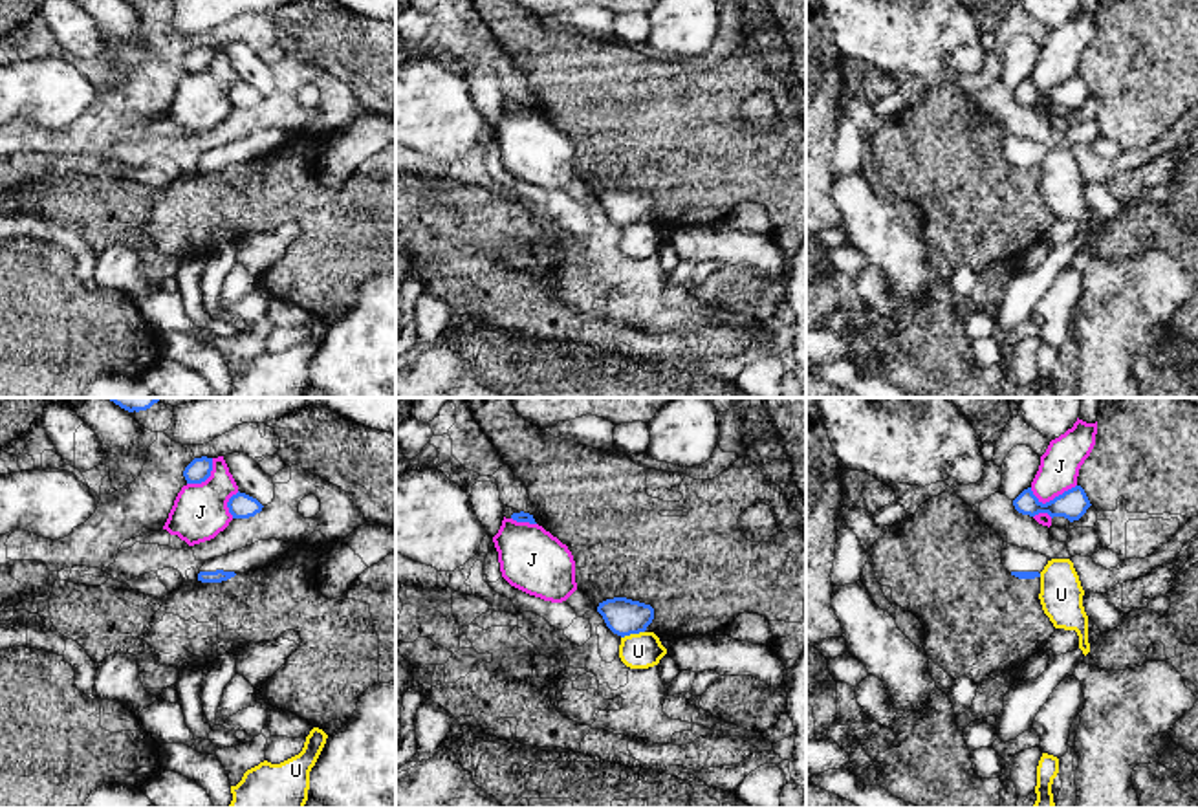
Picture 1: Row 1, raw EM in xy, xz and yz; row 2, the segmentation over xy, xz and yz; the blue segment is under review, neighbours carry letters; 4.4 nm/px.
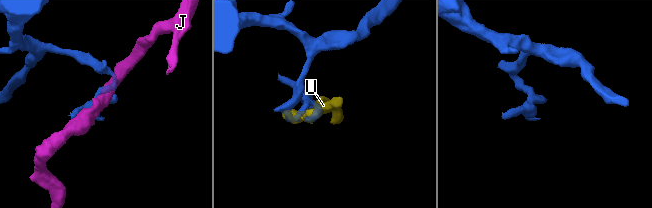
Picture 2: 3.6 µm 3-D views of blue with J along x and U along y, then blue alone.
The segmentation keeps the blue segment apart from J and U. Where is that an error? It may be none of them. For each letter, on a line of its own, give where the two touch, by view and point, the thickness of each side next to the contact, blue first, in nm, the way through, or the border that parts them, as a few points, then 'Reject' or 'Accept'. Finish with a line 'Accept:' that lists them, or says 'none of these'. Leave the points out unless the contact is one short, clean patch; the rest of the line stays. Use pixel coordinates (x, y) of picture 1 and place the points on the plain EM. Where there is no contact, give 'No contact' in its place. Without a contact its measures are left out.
J: Touches blue at yz (1054, 88). Thickness 140 nm (blue) against 180 nm. Reject
U: Touches blue at xz (632, 222). Thickness 160 nm (blue) against 160 nm. Boundary: xz (643, 220), (621, 228). Reject
Accept: none of these

